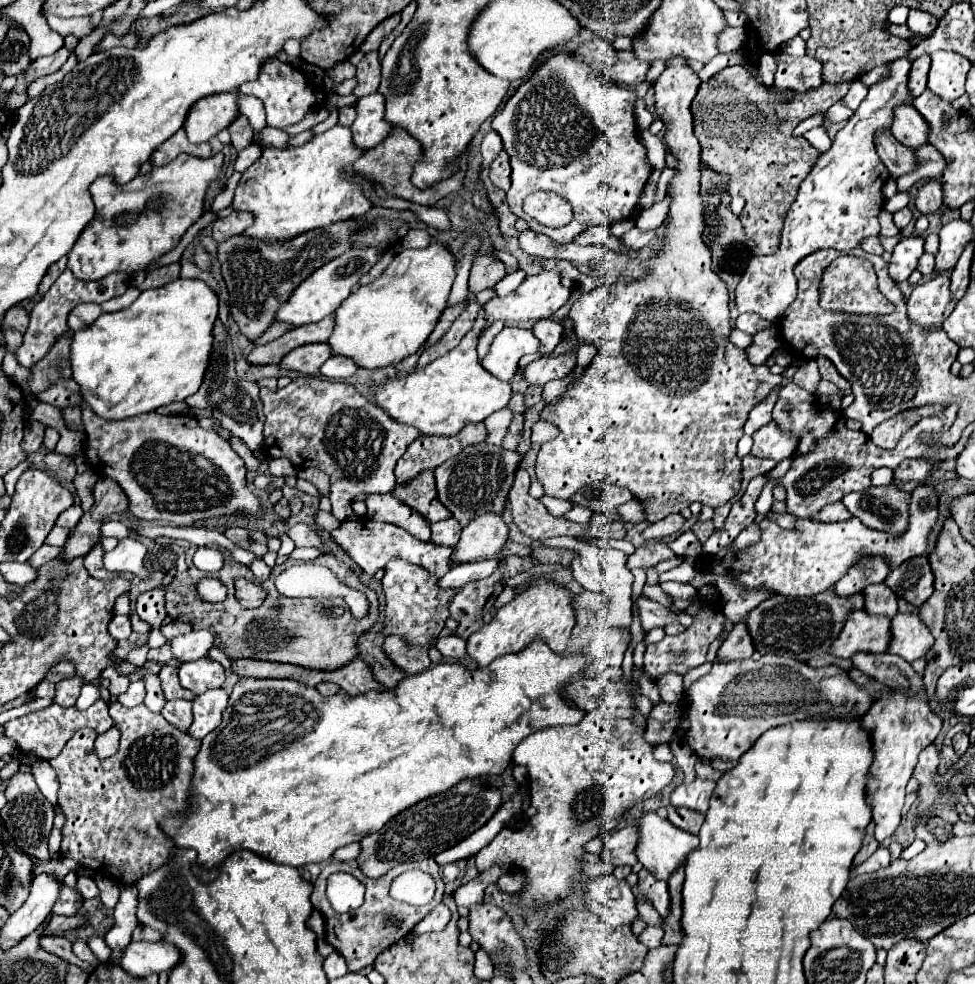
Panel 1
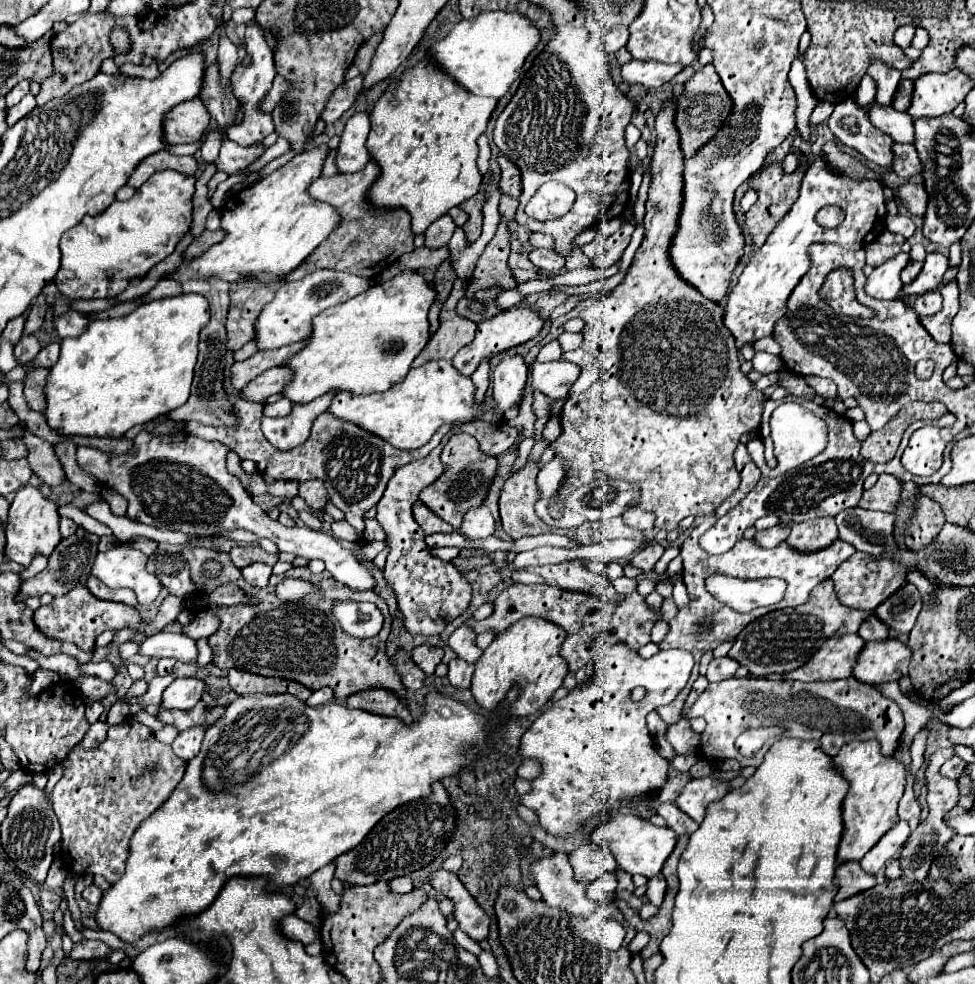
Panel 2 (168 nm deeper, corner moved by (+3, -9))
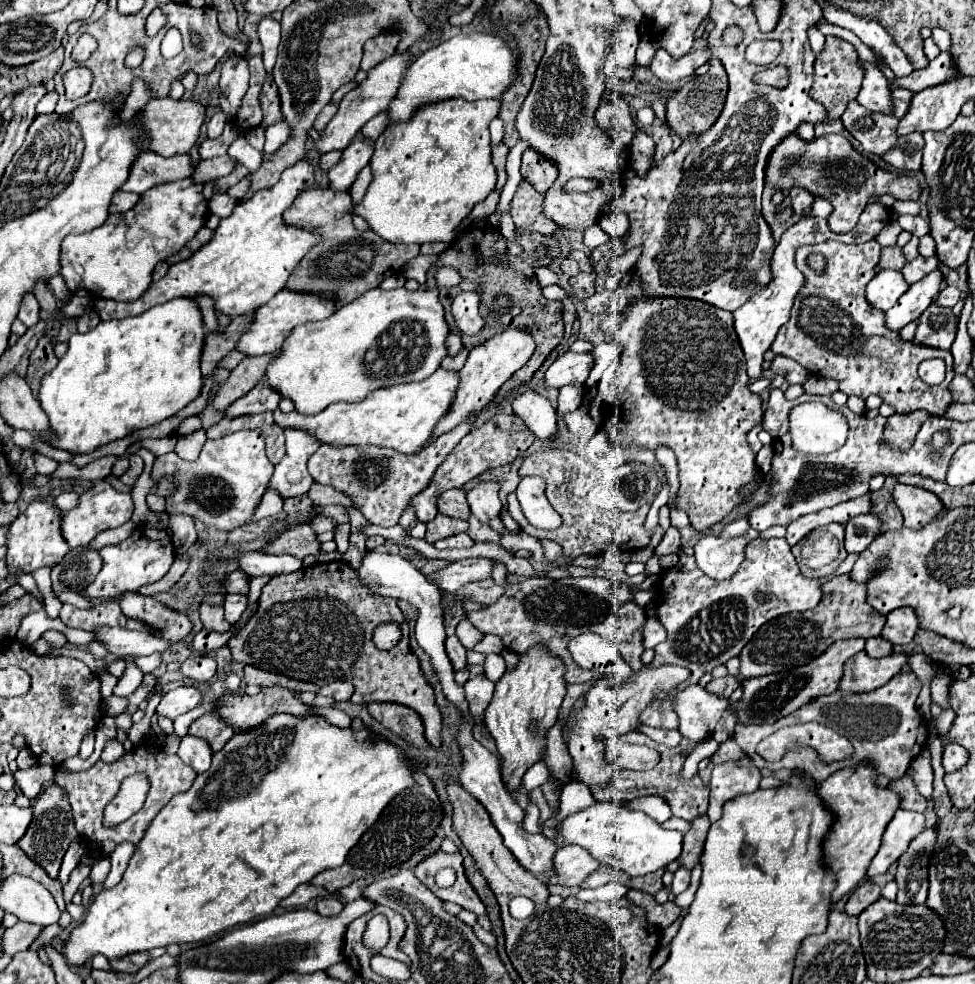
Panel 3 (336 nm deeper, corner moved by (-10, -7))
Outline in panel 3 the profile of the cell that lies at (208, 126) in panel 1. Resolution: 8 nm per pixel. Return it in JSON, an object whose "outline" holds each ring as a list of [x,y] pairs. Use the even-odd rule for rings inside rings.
{"outline":[[[150,100],[142,108],[142,120],[146,120],[146,134],[148,134],[148,152],[160,156],[174,156],[174,154],[188,154],[190,148],[196,144],[200,126],[204,124],[204,106],[194,100]]]}

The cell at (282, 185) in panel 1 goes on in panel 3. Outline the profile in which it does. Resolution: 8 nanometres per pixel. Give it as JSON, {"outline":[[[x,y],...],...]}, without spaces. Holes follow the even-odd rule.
{"outline":[[[300,160],[292,168],[284,170],[276,186],[260,190],[250,200],[236,204],[234,212],[228,218],[220,220],[220,226],[216,228],[212,240],[190,258],[172,264],[168,268],[168,274],[162,280],[154,282],[152,290],[148,288],[142,298],[128,304],[96,298],[94,310],[98,312],[100,320],[138,316],[148,308],[164,304],[172,298],[196,300],[198,296],[210,296],[214,300],[214,310],[230,318],[254,312],[286,286],[286,280],[296,268],[298,260],[302,260],[302,256],[320,242],[320,236],[310,230],[290,228],[282,224],[282,212],[288,210],[298,192],[306,190],[310,184],[314,184],[314,170],[308,162]]]}

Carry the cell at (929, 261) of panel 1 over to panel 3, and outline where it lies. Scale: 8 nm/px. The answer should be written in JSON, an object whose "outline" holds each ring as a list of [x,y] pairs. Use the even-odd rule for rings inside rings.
{"outline":[[[918,256],[918,258],[914,258],[912,262],[904,264],[902,270],[900,270],[900,274],[902,274],[902,278],[904,278],[908,284],[914,284],[914,282],[922,280],[924,276],[928,276],[930,272],[934,272],[936,268],[938,268],[938,258],[936,258],[936,256],[932,256],[932,258],[922,258],[922,256]]]}

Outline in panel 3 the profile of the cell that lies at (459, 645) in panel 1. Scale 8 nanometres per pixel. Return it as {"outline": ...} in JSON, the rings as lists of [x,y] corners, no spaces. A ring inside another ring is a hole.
{"outline":[[[472,676],[464,684],[464,690],[466,690],[466,700],[470,704],[472,716],[478,720],[484,720],[484,712],[494,694],[494,682],[490,682],[486,676]]]}

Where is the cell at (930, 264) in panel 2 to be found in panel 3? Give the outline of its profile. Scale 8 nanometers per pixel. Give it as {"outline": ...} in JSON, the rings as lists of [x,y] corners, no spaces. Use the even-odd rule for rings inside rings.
{"outline":[[[934,270],[924,280],[912,284],[908,292],[904,292],[890,310],[886,310],[886,328],[892,328],[892,332],[900,332],[906,324],[918,320],[920,314],[936,300],[942,280],[942,272]]]}

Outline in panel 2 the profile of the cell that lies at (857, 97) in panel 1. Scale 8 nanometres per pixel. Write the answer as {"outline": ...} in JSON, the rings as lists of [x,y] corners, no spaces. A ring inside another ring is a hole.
{"outline":[[[865,76],[855,92],[855,104],[859,108],[867,108],[869,102],[873,102],[873,98],[875,98],[875,82],[869,76]]]}

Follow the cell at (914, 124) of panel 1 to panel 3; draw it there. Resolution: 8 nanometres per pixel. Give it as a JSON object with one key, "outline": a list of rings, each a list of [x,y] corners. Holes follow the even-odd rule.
{"outline":[[[858,58],[858,66],[864,70],[864,80],[862,80],[862,90],[856,100],[870,112],[892,114],[890,88],[888,88],[888,80],[882,74],[882,70],[876,64],[864,62],[860,58]]]}

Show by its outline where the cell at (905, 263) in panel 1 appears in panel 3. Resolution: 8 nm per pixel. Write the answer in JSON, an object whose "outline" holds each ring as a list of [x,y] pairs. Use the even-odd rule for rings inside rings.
{"outline":[[[880,270],[866,286],[866,302],[886,312],[892,308],[898,298],[908,290],[908,284],[902,280],[902,274],[896,270]]]}

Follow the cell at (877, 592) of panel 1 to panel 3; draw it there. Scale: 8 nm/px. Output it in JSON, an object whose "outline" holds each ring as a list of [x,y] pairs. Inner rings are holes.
{"outline":[[[870,638],[866,640],[866,654],[870,658],[884,658],[884,656],[890,656],[892,654],[892,644],[884,638]]]}

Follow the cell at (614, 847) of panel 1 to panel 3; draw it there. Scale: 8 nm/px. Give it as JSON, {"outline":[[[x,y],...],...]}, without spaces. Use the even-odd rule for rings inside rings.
{"outline":[[[562,846],[554,854],[552,860],[552,872],[544,876],[546,884],[558,884],[558,886],[580,886],[590,872],[594,872],[600,862],[594,860],[586,850],[580,846]]]}

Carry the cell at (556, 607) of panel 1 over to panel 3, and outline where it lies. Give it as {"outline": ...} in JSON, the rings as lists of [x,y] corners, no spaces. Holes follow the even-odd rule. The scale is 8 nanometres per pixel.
{"outline":[[[542,646],[530,648],[526,654],[520,654],[520,662],[514,670],[508,670],[500,682],[496,682],[494,698],[486,708],[484,724],[492,738],[496,740],[498,754],[502,758],[502,782],[508,792],[518,792],[526,770],[544,760],[546,752],[546,734],[556,724],[556,716],[566,694],[564,682],[564,664],[560,658],[542,652]],[[536,726],[536,734],[530,728]]]}

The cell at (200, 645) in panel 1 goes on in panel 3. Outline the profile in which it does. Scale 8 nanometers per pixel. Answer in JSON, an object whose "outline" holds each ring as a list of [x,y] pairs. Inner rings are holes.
{"outline":[[[98,628],[94,630],[94,640],[116,656],[148,656],[154,652],[164,652],[170,646],[166,640],[148,632],[126,628]]]}

